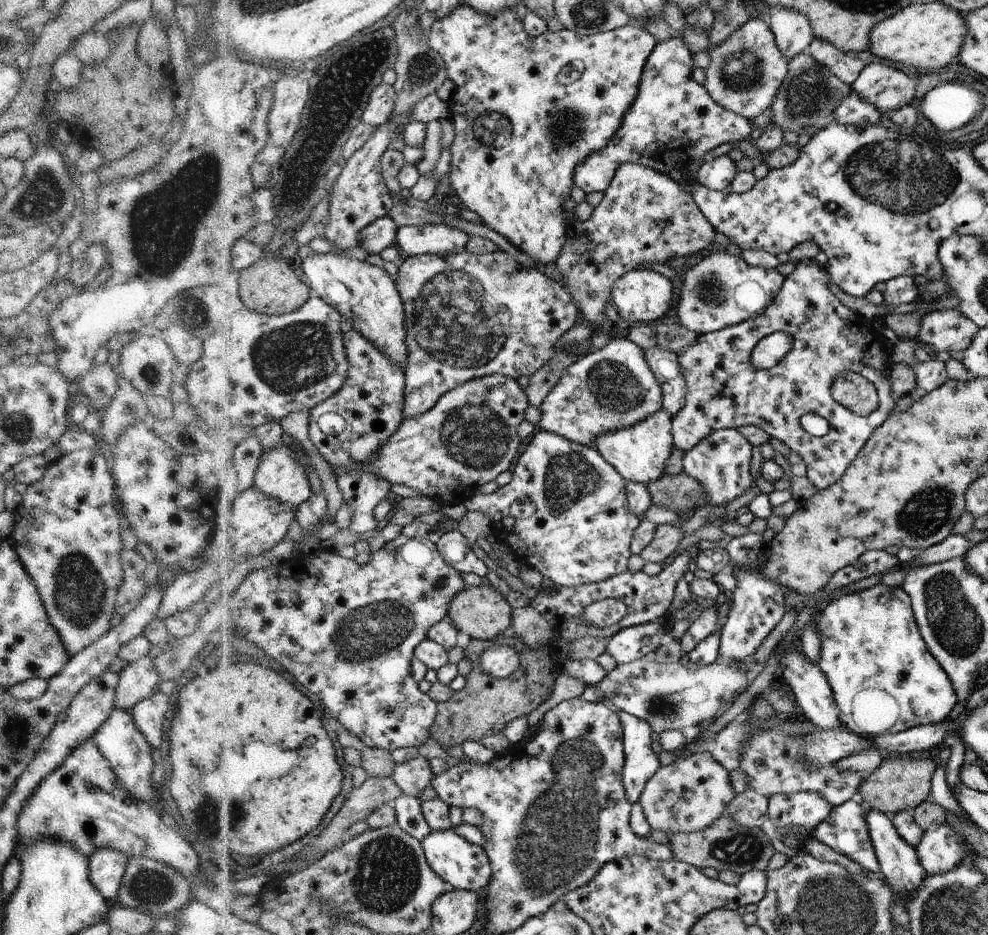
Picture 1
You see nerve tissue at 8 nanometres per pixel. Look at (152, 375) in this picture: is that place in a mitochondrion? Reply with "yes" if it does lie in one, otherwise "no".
yes

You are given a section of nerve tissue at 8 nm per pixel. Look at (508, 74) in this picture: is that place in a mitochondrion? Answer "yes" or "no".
no

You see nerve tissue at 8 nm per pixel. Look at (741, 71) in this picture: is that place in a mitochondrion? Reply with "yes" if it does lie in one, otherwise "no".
yes

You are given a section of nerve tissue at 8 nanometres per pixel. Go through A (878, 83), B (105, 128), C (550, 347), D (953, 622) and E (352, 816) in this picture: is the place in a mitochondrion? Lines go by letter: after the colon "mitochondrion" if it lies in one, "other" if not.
A: other
B: other
C: other
D: mitochondrion
E: other

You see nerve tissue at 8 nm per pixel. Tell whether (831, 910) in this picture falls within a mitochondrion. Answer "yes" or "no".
yes

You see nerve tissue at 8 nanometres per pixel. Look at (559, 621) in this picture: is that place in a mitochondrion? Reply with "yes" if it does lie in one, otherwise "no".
no

